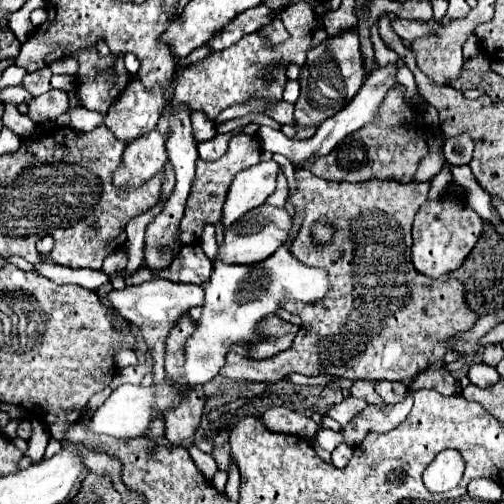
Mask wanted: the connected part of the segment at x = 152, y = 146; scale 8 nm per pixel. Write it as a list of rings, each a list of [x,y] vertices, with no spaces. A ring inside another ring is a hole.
[[[159,131],[145,133],[139,137],[139,141],[131,141],[123,155],[123,167],[115,171],[113,183],[117,187],[125,185],[143,185],[149,177],[163,171],[163,165],[167,163],[167,151],[165,151],[165,139],[167,135],[161,135]]]

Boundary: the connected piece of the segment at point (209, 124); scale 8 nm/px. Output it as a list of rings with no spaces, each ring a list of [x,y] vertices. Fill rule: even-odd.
[[[201,111],[191,113],[191,123],[193,123],[193,137],[197,143],[209,141],[217,135],[217,125],[215,121],[209,121]]]

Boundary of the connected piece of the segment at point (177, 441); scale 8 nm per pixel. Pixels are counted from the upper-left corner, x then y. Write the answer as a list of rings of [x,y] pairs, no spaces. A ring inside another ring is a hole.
[[[195,387],[189,393],[185,393],[185,399],[171,411],[165,413],[165,437],[171,445],[179,447],[185,441],[191,441],[199,423],[201,413],[205,407],[205,391],[203,387]]]

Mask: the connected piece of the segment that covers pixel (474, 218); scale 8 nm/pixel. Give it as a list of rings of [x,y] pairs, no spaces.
[[[445,193],[439,199],[425,201],[419,207],[413,223],[411,261],[419,273],[429,277],[441,277],[463,265],[471,249],[477,245],[481,233],[483,219],[471,209],[471,205],[465,199],[465,193]]]

